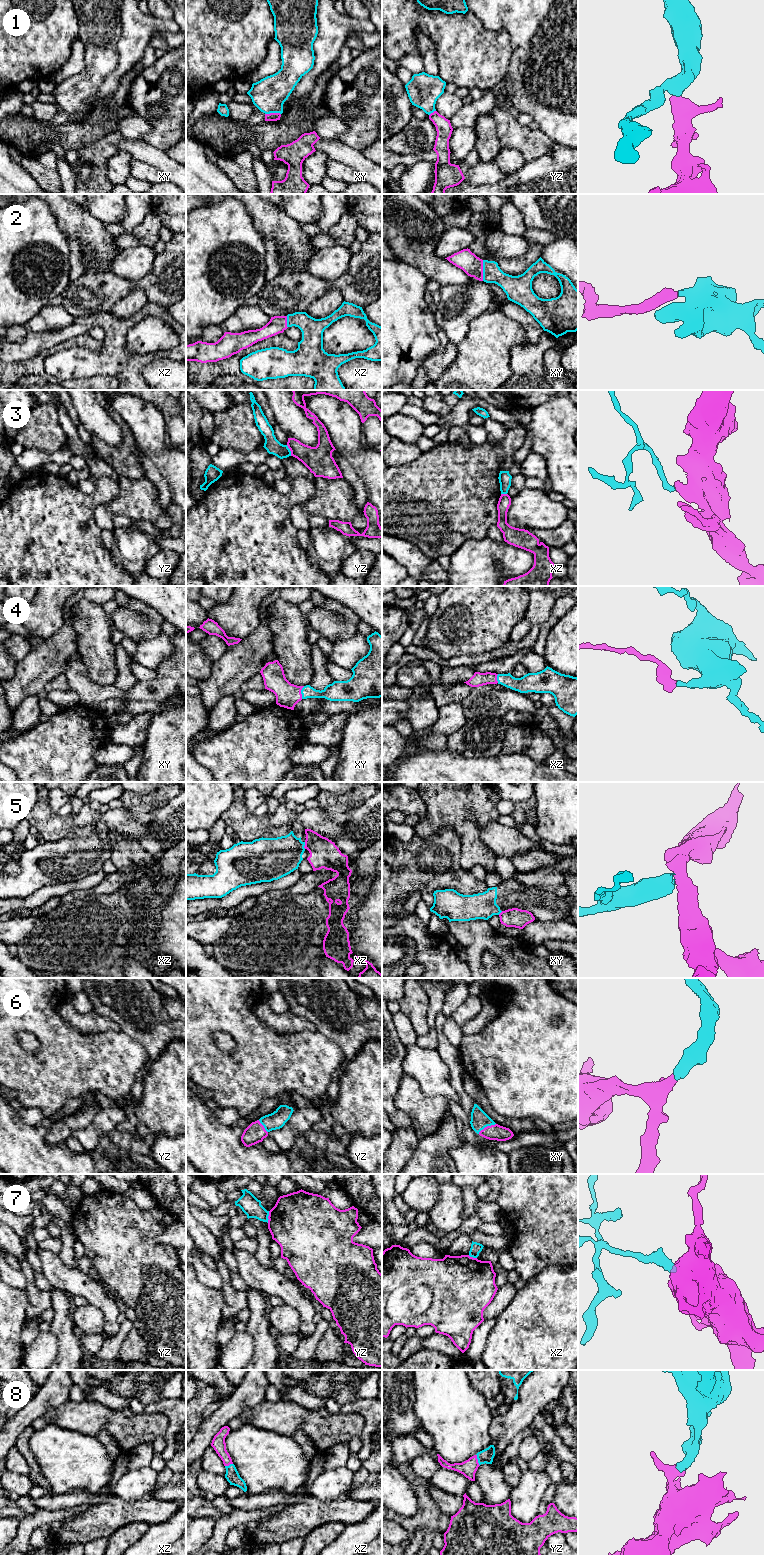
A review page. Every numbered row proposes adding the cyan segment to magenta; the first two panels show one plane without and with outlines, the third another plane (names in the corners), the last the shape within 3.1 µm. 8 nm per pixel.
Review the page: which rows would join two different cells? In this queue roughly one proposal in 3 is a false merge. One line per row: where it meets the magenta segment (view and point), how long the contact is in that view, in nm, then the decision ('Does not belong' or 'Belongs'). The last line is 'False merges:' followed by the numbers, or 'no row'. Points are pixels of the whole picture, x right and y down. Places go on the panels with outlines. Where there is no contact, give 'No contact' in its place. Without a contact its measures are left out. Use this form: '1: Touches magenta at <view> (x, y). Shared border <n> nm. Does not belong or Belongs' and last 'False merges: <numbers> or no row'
1: Touches magenta at xy (272, 113). Shared border 130 nm. Does not belong
2: Touches magenta at xy (482, 270). Shared border 170 nm. Belongs
3: Touches magenta at yz (290, 450). Shared border 100 nm. Does not belong
4: Touches magenta at xy (300, 692). Shared border 110 nm. Belongs
5: Touches magenta at xz (305, 845). Shared border 60 nm. Belongs
6: Touches magenta at xy (487, 1126). Shared border 170 nm. Belongs
7: Touches magenta at yz (268, 1217). Shared border 100 nm. Does not belong
8: Touches magenta at yz (477, 1460). Shared border 100 nm. Belongs
False merges: 1, 3, 7

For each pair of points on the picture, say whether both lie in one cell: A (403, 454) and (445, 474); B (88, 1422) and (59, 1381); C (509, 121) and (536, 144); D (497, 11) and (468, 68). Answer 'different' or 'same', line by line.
A: different
B: different
C: same
D: different

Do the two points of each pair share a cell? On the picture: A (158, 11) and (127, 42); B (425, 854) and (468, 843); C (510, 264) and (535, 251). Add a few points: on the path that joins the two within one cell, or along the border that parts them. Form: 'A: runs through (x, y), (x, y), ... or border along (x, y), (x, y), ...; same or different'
A: border along (151, 14), (164, 19), (173, 18); different
B: border along (445, 828), (451, 828), (458, 835), (461, 857); different
C: runs through (516, 264), (523, 263), (529, 257); same

